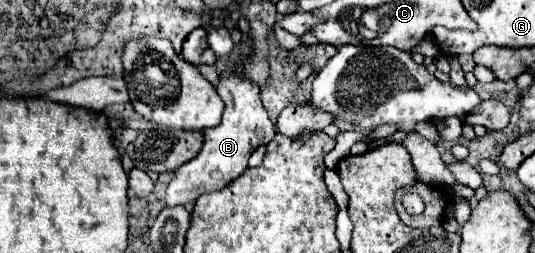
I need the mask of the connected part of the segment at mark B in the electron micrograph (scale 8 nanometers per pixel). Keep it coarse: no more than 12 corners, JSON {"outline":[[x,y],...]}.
{"outline":[[221,75],[223,119],[175,171],[165,207],[191,209],[275,135],[259,85]]}

